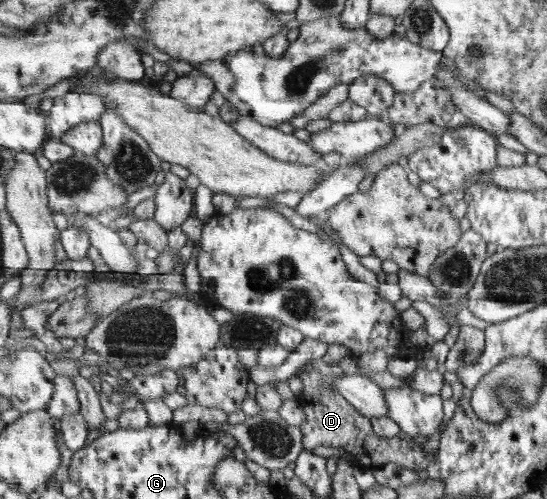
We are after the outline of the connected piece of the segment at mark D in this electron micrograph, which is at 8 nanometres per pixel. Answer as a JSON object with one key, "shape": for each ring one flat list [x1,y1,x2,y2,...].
{"shape":[[328,358,314,359,299,371,299,378,303,384,303,391,298,395,299,403,306,411,305,421,299,425,303,434,303,447,313,450,318,446,342,448,350,452,357,466,372,469,382,463,398,463,402,467,418,473,420,468,428,467,428,460,424,456,418,439,400,438,396,436,390,441,382,440,373,429,372,420,360,413,342,394,336,390,337,382,344,376,342,367,331,365]]}

